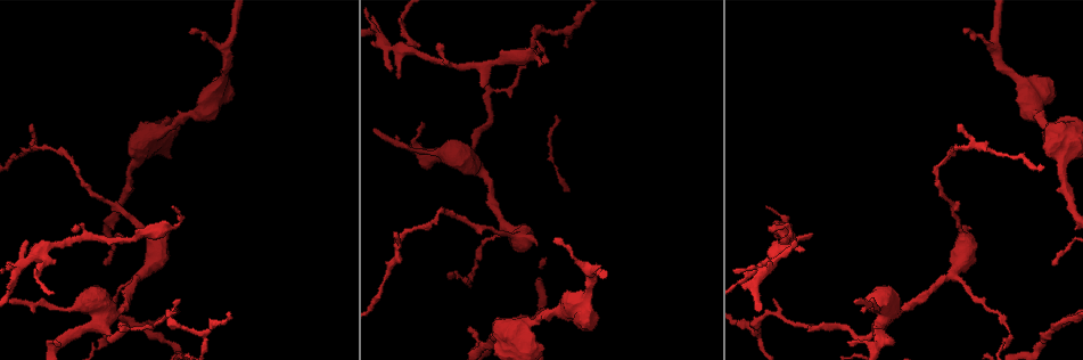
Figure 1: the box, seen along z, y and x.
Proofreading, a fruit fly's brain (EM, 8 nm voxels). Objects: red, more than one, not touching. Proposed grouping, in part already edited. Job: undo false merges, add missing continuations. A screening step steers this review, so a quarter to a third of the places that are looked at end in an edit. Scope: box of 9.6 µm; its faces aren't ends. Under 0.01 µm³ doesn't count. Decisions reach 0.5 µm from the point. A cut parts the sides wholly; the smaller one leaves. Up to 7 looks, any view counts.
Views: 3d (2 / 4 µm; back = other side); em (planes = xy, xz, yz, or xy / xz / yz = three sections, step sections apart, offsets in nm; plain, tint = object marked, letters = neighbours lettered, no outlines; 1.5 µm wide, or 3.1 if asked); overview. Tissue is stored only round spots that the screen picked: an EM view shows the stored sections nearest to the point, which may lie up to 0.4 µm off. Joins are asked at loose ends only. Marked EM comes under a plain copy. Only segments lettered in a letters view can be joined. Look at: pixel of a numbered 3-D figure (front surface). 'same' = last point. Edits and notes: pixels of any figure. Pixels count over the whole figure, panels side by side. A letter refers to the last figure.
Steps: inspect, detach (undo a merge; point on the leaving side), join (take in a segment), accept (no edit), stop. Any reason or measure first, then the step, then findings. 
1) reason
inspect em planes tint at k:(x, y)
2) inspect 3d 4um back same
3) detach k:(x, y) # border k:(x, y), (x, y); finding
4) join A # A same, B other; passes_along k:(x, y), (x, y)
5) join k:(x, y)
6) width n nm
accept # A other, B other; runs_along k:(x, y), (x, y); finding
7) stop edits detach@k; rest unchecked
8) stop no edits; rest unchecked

sharp bend
inspect em planes tint at 1:(125, 328)

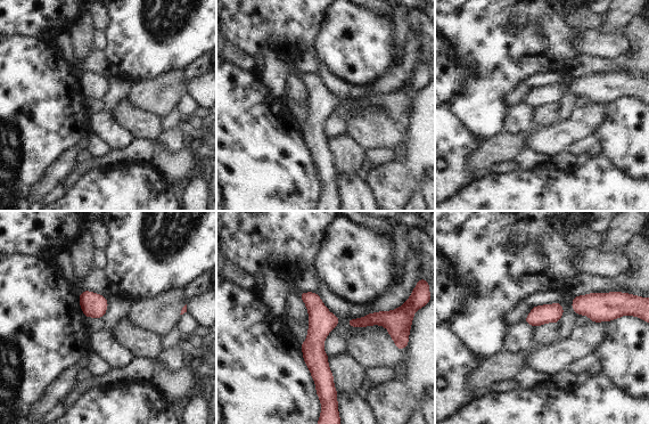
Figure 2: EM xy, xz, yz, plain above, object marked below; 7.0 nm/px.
inspect em planes letters same

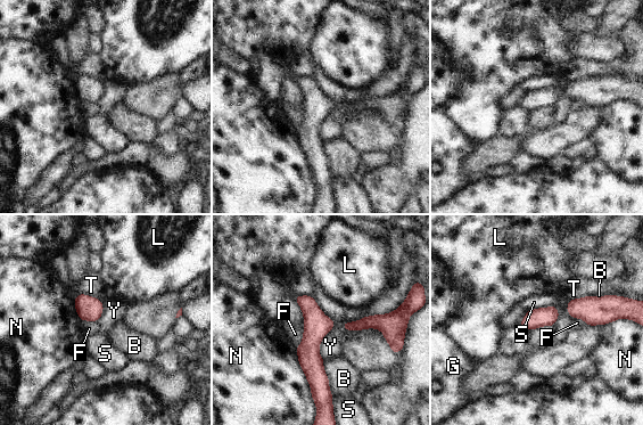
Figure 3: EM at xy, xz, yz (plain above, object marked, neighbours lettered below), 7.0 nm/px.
width 130 nm
accept # B other, F other, G other, L other, N other, S other, T other, Y other; one cell here

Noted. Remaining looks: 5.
thin end
inspect em xy step 4 letters at 1:(1053, 264)

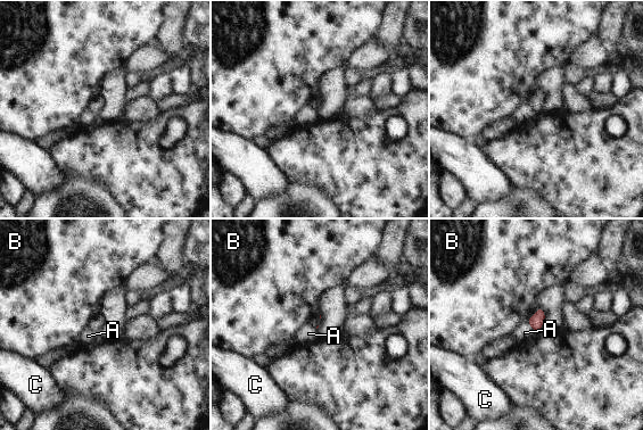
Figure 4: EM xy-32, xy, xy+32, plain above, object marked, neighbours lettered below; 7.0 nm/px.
cut it another way
inspect em planes letters same

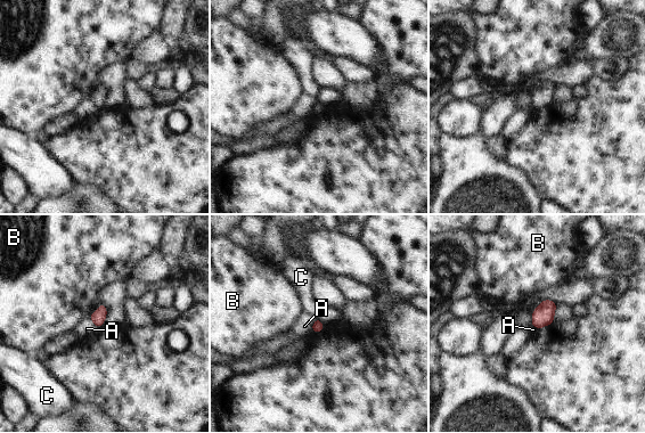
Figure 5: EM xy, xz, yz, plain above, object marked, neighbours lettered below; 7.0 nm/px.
width 70 nm
accept # A other, B other, C other; border 5:(316, 317), (310, 331); no lettered segment goes on from it

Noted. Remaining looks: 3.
inspect 3d 4um at 1:(428, 151)

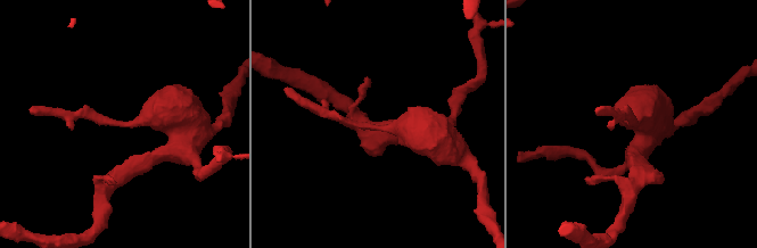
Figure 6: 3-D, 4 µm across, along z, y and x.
need the tissue
inspect em planes letters at 6:(635, 123)

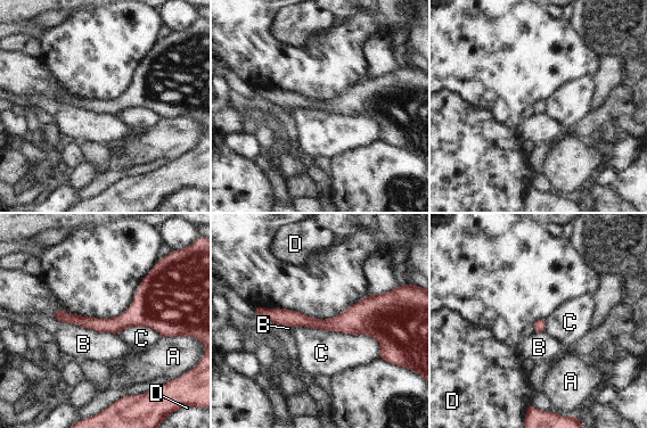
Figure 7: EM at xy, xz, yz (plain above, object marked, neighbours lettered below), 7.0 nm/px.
width 80 nm
accept # A other, B other, C other, D other; border 7:(292, 326), (368, 334), (381, 357); one cell here

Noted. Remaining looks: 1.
stop no edits; rest unchecked

